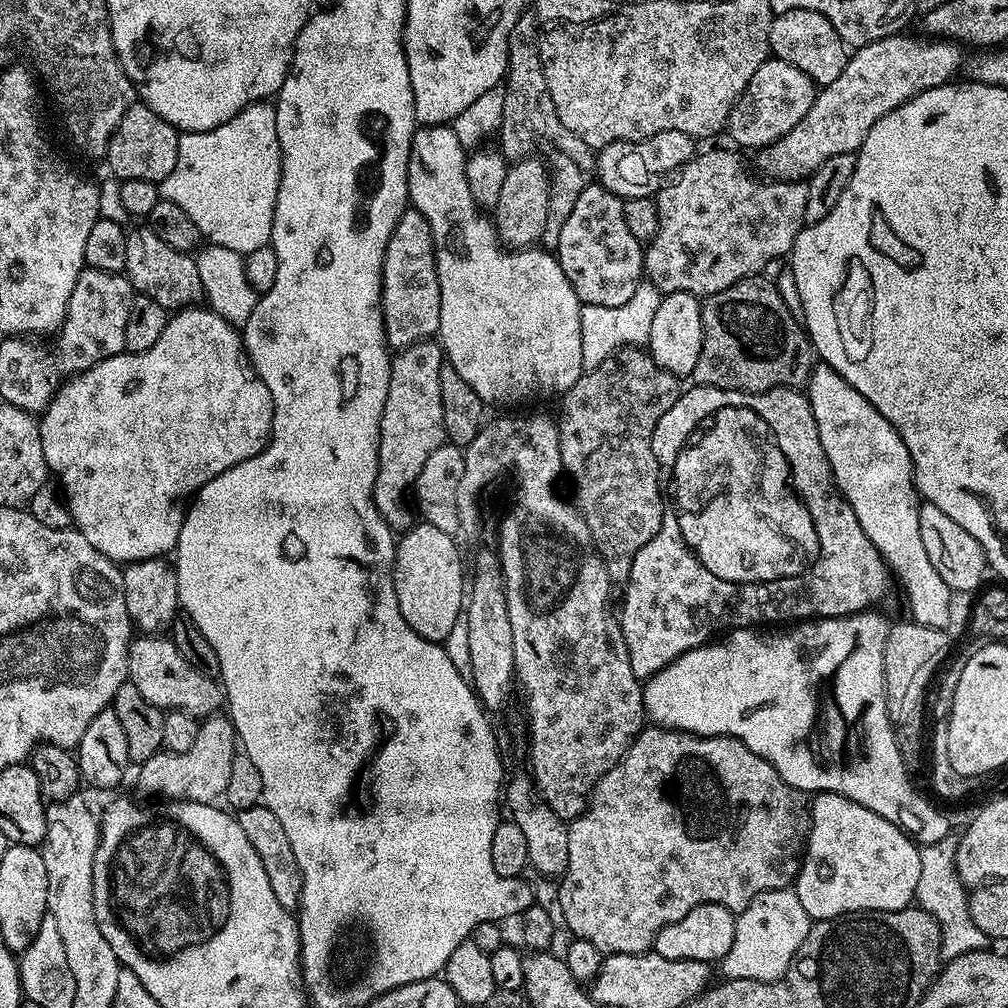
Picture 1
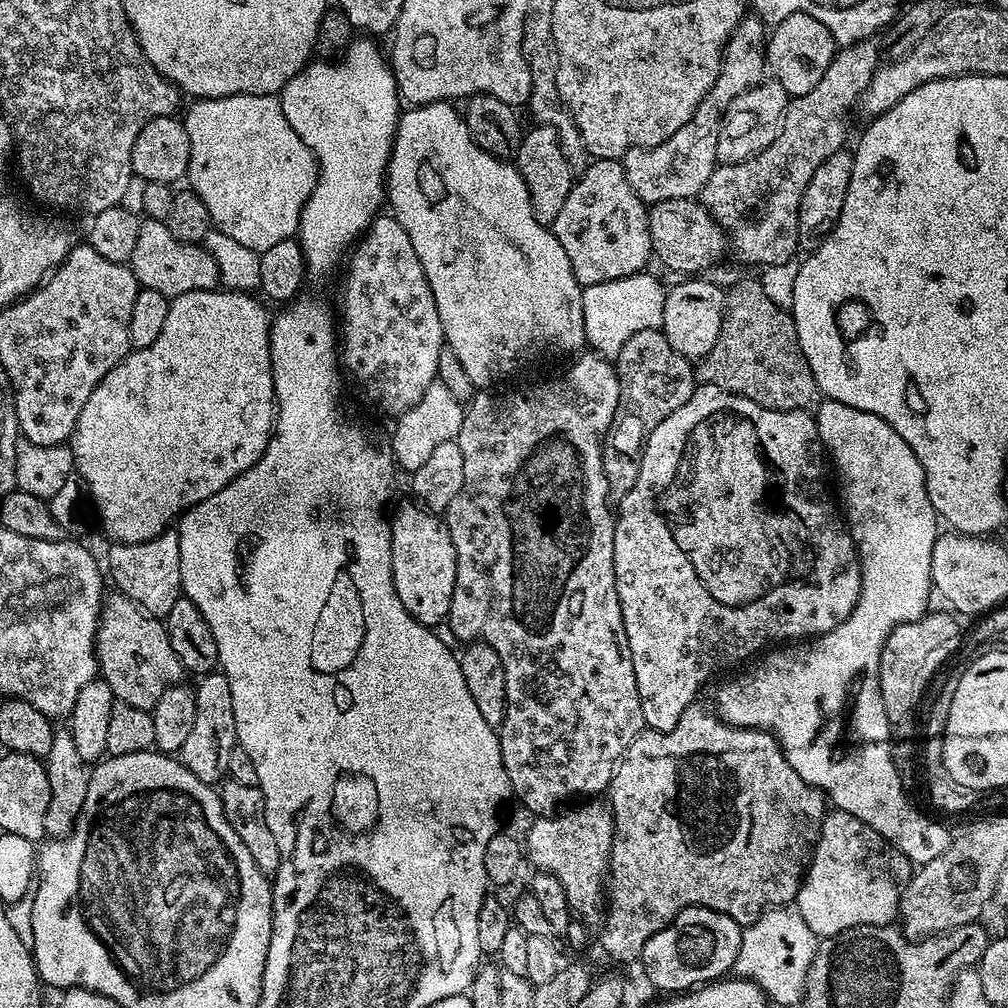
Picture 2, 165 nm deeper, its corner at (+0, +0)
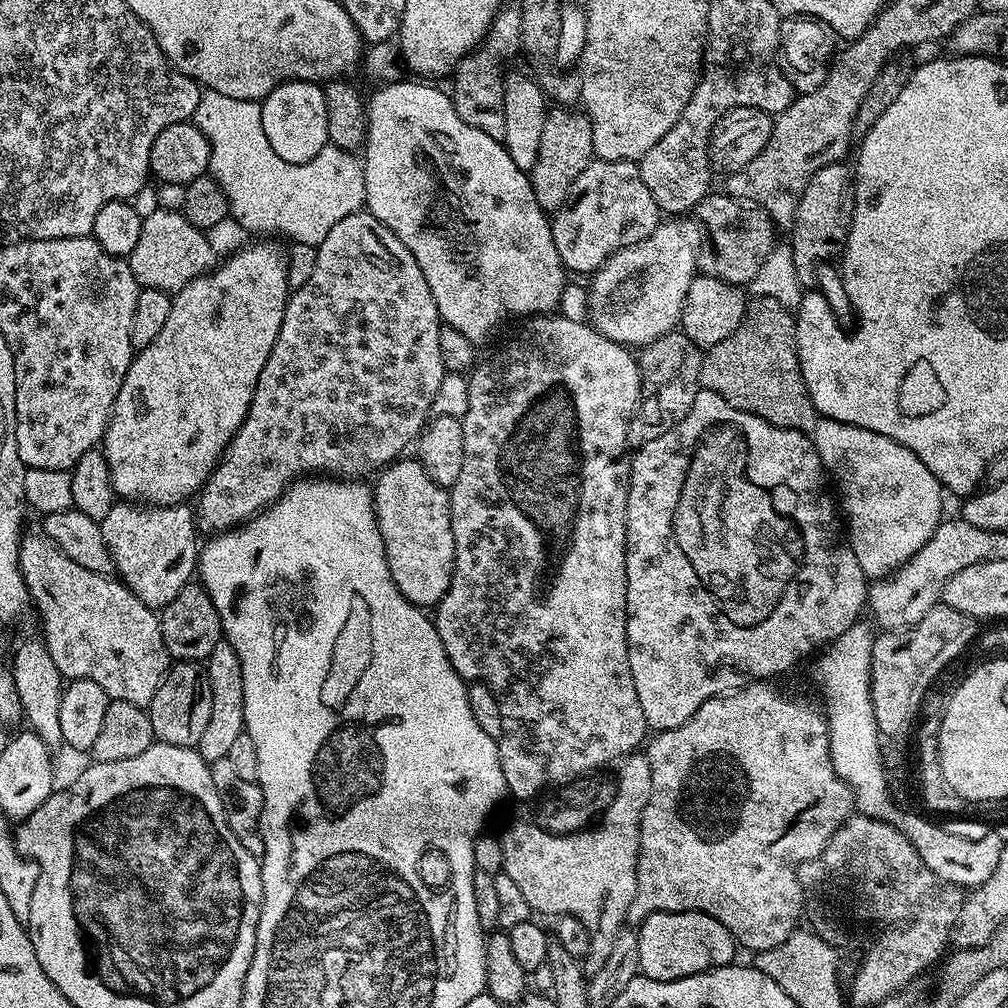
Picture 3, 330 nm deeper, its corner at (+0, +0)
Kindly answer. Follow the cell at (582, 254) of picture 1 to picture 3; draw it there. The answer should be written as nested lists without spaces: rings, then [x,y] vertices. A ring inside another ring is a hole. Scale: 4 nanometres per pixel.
[[[593,159],[578,174],[566,202],[551,217],[554,246],[569,273],[594,274],[614,253],[642,242],[662,222],[654,194],[642,182],[639,163],[630,160]]]

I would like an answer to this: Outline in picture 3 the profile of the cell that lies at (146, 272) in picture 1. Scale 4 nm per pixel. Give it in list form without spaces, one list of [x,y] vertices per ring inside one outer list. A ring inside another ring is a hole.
[[[159,206],[153,207],[153,209],[152,213],[144,216],[142,234],[138,237],[138,243],[134,245],[134,250],[126,259],[141,288],[153,288],[175,294],[182,291],[190,282],[194,282],[194,278],[205,276],[207,272],[217,267],[218,255],[210,248],[210,242],[207,241],[205,233],[194,227],[184,217],[183,211],[171,212]]]

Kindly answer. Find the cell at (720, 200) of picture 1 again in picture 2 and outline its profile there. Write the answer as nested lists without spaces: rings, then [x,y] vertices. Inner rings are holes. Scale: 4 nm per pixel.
[[[875,39],[843,45],[830,62],[826,74],[822,74],[822,82],[818,82],[818,86],[814,86],[810,94],[789,99],[788,108],[784,111],[784,121],[780,123],[780,136],[774,138],[774,142],[770,142],[766,150],[737,164],[717,163],[698,199],[720,223],[721,228],[730,230],[730,244],[731,247],[732,244],[736,247],[738,259],[745,260],[748,264],[767,266],[781,264],[797,255],[796,243],[801,243],[802,240],[798,222],[802,194],[806,194],[806,186],[810,178],[814,178],[814,170],[818,170],[818,166],[822,166],[822,162],[830,158],[830,154],[845,147],[844,139],[848,136],[848,111],[855,104],[857,107],[881,60],[882,48]]]

